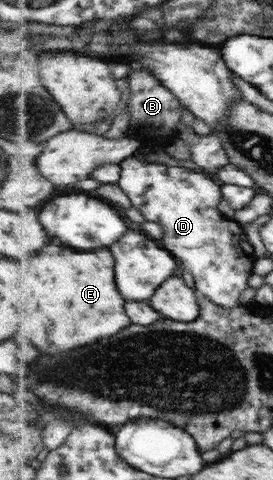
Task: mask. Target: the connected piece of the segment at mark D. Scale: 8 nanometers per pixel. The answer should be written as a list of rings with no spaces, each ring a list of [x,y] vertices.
[[[135,156],[126,159],[120,166],[122,175],[118,185],[129,196],[133,207],[142,213],[145,221],[156,222],[163,228],[160,243],[179,260],[180,271],[193,276],[196,290],[225,308],[242,306],[239,304],[239,298],[241,292],[247,290],[247,278],[253,274],[253,264],[257,258],[256,249],[250,243],[244,226],[235,219],[223,216],[223,212],[219,210],[223,198],[222,187],[208,178],[205,172],[198,173],[189,168],[145,163]]]

